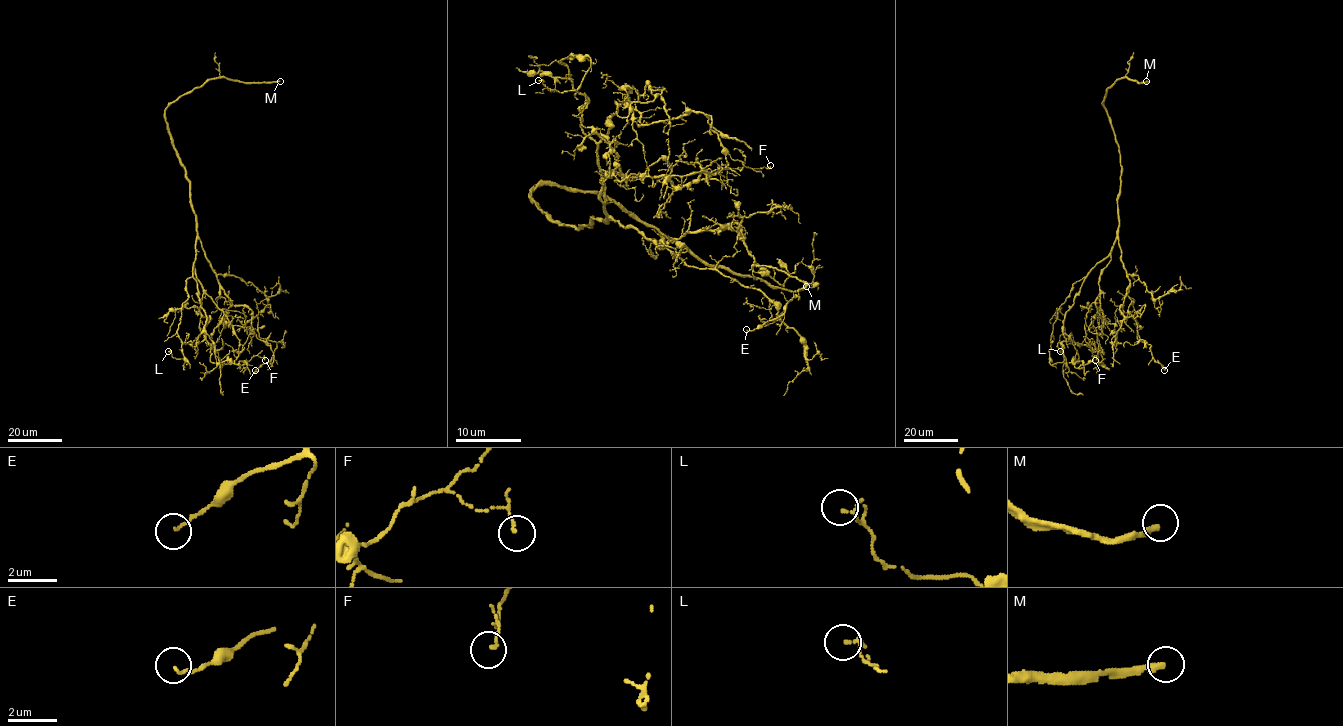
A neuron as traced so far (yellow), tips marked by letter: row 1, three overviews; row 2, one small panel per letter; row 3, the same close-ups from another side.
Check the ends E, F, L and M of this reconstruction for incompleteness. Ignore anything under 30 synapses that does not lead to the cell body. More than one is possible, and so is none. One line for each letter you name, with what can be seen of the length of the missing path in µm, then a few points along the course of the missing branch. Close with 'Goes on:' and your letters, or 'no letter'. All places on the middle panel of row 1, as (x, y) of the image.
M: missing 130 µm
Goes on: M

